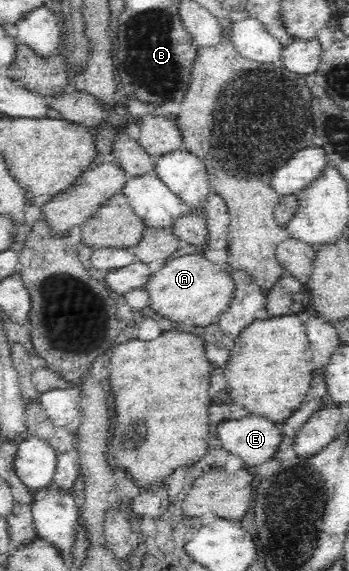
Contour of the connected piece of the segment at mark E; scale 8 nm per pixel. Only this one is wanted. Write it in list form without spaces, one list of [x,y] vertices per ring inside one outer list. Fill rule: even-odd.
[[[250,414],[240,420],[228,419],[222,421],[217,428],[217,437],[222,441],[222,447],[224,447],[228,453],[235,454],[242,458],[246,467],[257,467],[261,469],[264,464],[275,458],[275,454],[283,439],[283,431],[276,427],[275,422],[258,415]]]

